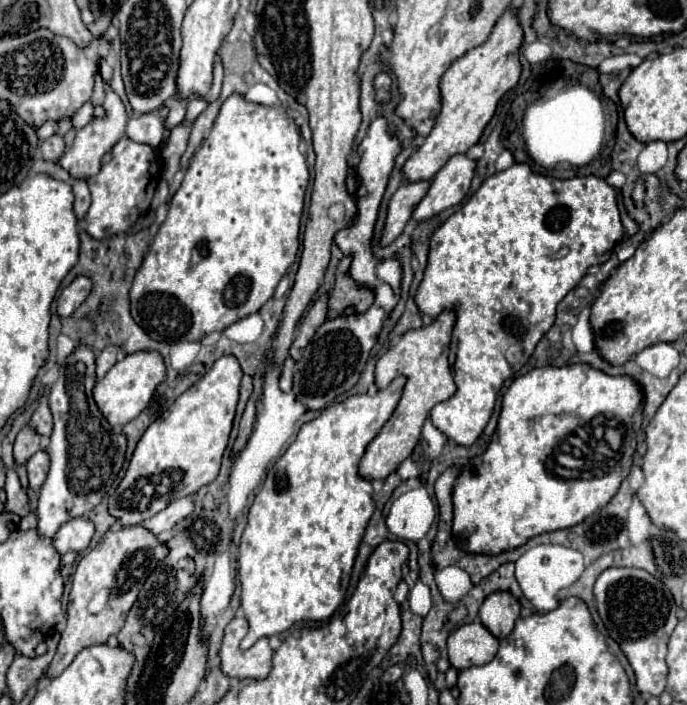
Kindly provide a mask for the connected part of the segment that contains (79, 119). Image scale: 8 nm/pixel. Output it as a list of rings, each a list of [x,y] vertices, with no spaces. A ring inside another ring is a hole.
[[[86,101],[86,103],[76,111],[76,115],[74,115],[74,121],[72,121],[74,127],[80,129],[80,127],[84,127],[86,123],[90,123],[92,117],[94,117],[92,113],[94,113],[94,105],[92,105],[90,101]]]

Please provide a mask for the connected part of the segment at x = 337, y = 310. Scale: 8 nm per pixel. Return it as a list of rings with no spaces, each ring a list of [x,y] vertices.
[[[342,257],[336,267],[336,273],[334,273],[336,285],[334,285],[330,299],[328,299],[326,319],[340,317],[342,311],[348,307],[354,307],[356,313],[364,313],[374,301],[374,293],[370,289],[362,289],[350,279],[350,273],[348,273],[350,263],[352,263],[350,257]]]

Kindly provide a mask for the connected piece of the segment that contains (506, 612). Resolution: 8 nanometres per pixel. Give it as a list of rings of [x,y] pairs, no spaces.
[[[496,591],[488,595],[480,607],[480,621],[496,639],[510,635],[518,615],[520,603],[508,591]]]

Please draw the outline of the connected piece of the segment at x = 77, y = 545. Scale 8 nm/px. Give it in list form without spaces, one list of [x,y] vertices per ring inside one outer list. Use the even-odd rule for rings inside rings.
[[[74,519],[58,529],[58,533],[52,539],[52,545],[60,555],[68,551],[82,553],[88,547],[92,535],[94,535],[94,525],[90,521]]]

